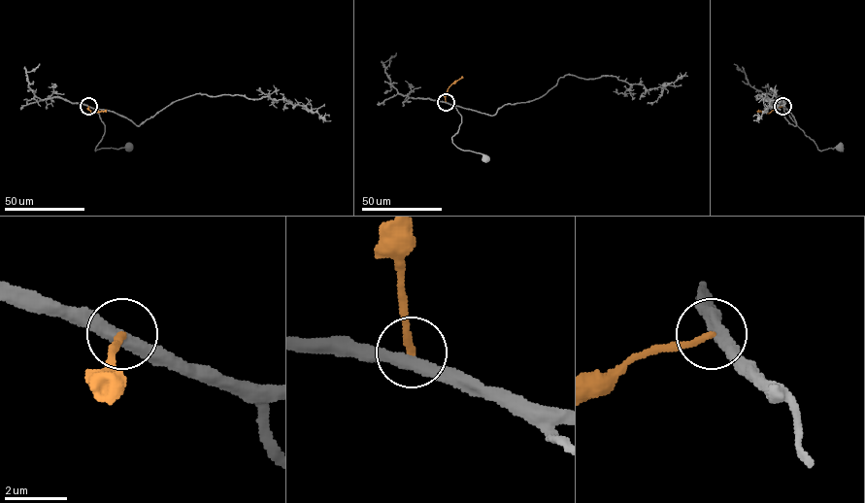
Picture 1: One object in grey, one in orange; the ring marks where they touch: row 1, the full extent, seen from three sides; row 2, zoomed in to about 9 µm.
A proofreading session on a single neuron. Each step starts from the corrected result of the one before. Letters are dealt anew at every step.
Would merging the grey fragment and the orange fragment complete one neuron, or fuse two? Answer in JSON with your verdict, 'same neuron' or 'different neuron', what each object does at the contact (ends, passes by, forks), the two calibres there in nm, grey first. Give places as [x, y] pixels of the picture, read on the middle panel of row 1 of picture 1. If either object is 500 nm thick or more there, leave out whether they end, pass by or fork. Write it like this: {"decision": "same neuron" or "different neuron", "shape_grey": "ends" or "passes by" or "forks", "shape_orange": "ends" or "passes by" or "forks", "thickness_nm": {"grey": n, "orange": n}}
{"decision": "different neuron", "shape_grey": "passes by", "shape_orange": "ends", "thickness_nm": {"grey": 400, "orange": 200}}

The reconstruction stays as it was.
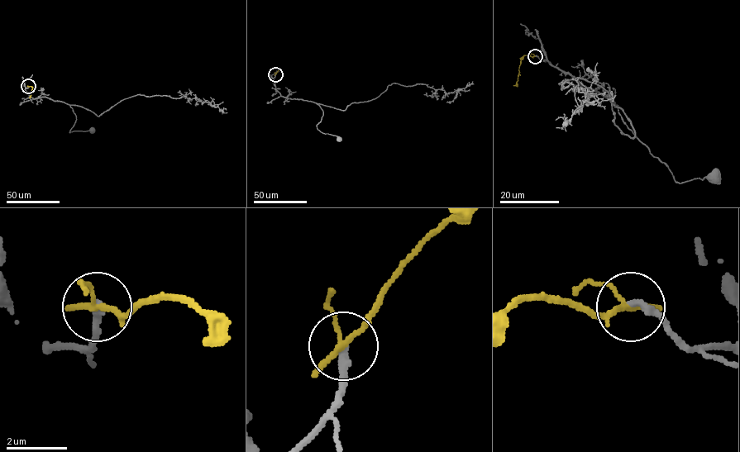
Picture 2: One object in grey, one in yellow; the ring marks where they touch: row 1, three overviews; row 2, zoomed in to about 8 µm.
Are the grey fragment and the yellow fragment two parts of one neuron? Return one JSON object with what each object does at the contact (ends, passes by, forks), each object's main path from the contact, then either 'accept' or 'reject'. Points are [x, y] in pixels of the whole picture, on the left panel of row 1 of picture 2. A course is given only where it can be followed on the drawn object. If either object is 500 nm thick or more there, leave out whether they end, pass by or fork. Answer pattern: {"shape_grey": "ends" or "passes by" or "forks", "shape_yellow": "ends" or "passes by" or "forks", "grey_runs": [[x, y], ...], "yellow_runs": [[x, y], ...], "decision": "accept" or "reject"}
{"shape_grey": "ends", "shape_yellow": "forks", "grey_runs": [[28, 86], [25, 90], [32, 97], [50, 97], [70, 105], [76, 120], [69, 132], [92, 130]], "yellow_runs": [[28, 86], [32, 88], [30, 97]], "decision": "reject"}

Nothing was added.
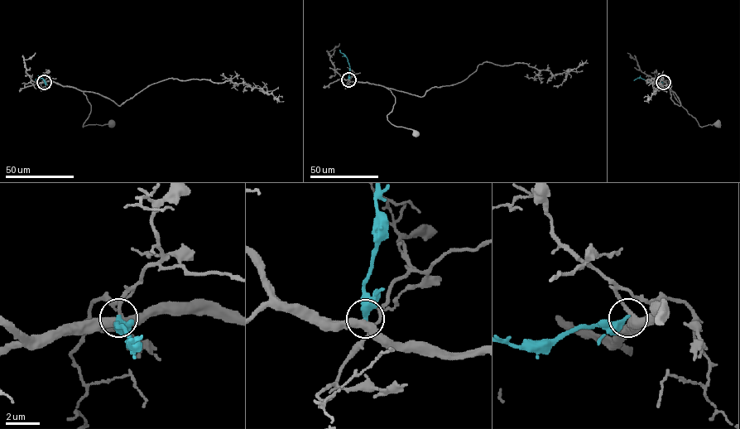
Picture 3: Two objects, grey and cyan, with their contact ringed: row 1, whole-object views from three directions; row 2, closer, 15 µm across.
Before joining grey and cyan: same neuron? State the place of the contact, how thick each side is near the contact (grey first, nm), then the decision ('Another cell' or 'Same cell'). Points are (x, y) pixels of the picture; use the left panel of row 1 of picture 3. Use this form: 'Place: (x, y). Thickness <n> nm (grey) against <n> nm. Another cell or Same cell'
Place: (44, 82). Thickness 400 nm (grey) against 380 nm. Another cell

